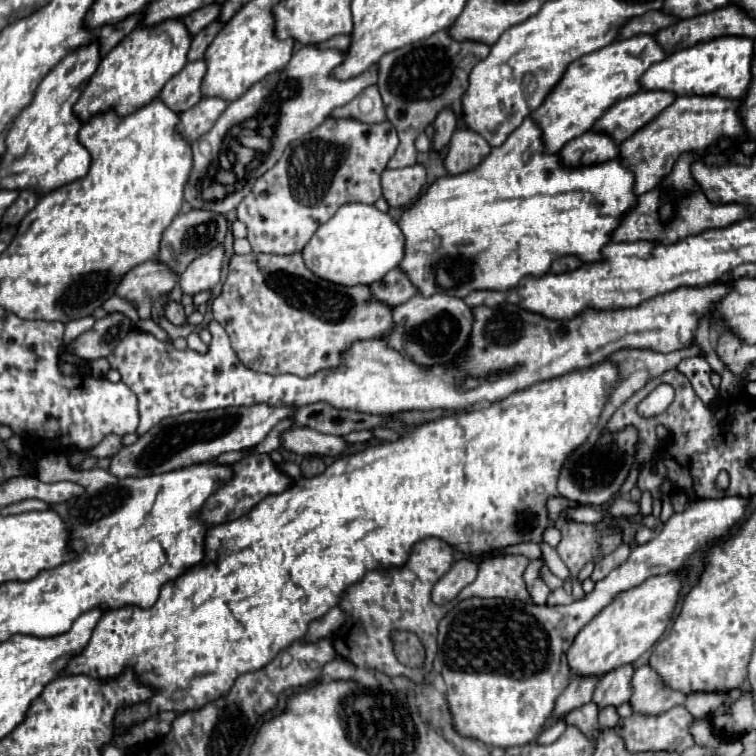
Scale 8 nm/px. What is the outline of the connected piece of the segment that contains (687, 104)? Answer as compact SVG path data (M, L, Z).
M681 95L675 99L673 107L667 107L657 119L653 119L653 123L649 123L649 127L643 127L641 131L637 131L633 139L623 141L619 159L625 163L625 167L629 167L629 171L635 173L637 195L657 189L665 181L665 177L673 171L673 165L679 161L683 153L703 153L705 147L709 143L715 143L717 139L741 137L745 133L743 119L741 119L741 105L743 105L741 99L723 99L717 95Z

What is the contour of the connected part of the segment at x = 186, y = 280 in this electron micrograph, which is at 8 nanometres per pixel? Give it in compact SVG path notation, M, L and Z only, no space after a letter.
M217 245L209 253L197 257L179 279L183 293L195 295L205 289L213 289L221 281L221 271L225 263L225 247Z

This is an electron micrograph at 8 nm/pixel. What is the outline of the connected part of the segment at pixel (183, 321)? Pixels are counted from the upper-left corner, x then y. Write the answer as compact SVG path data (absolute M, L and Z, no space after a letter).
M173 301L167 303L165 305L165 315L173 325L179 325L179 327L187 325L187 315L183 311L183 305L179 305L179 303L173 303Z

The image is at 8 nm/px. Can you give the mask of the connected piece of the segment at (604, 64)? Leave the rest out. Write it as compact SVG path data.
M635 35L629 39L619 39L617 43L611 43L609 47L603 47L601 51L583 55L581 59L577 59L577 63L573 63L573 67L569 67L569 71L565 71L565 79L561 79L561 83L557 83L557 87L547 95L545 103L541 103L541 107L537 111L533 111L533 119L537 119L537 123L541 123L541 131L545 131L545 151L561 151L561 147L569 141L575 139L577 135L583 135L585 131L591 131L591 127L607 113L607 109L611 109L619 99L625 99L629 95L635 95L639 91L643 91L641 85L641 77L643 73L667 59L669 53L663 51L663 47L657 43L657 39L653 35Z

